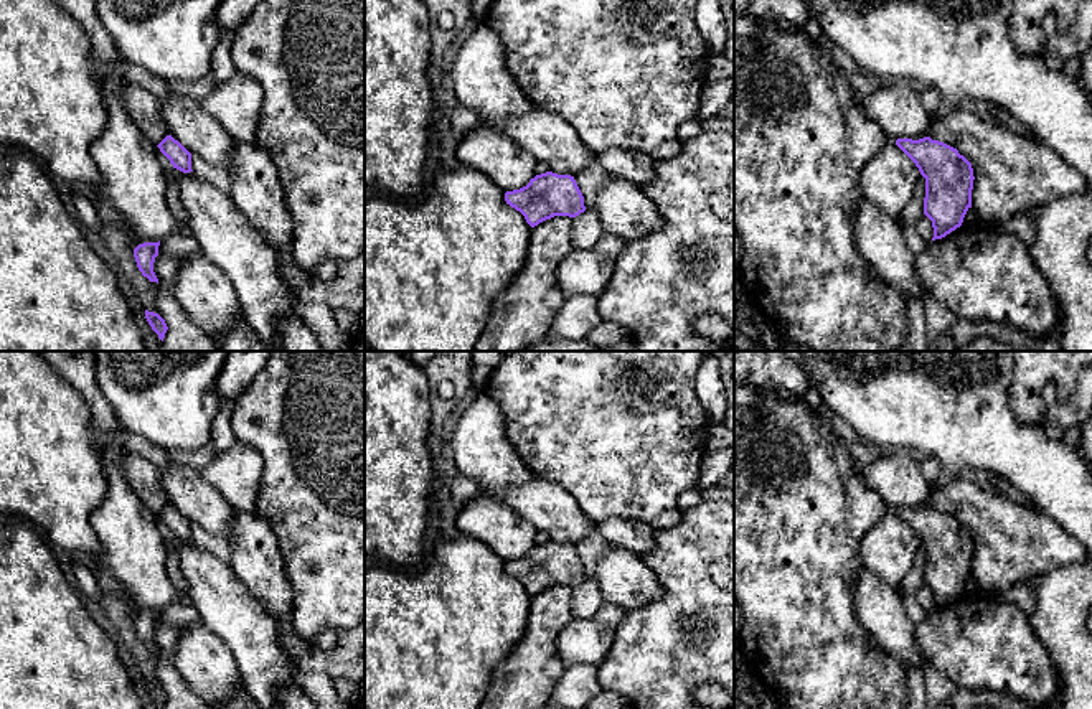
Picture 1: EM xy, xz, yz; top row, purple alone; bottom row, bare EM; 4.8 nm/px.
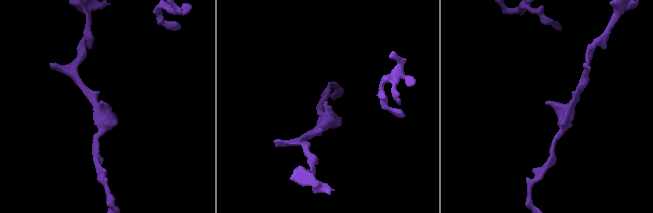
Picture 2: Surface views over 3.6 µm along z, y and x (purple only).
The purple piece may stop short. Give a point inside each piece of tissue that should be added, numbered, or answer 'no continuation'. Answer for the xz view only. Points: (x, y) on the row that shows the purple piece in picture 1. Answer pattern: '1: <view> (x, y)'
no continuation

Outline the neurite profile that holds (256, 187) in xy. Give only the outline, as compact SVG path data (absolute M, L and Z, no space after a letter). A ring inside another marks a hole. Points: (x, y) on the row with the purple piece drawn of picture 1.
M236 140L228 170L231 200L274 249L290 252L292 214L279 170L254 142Z

